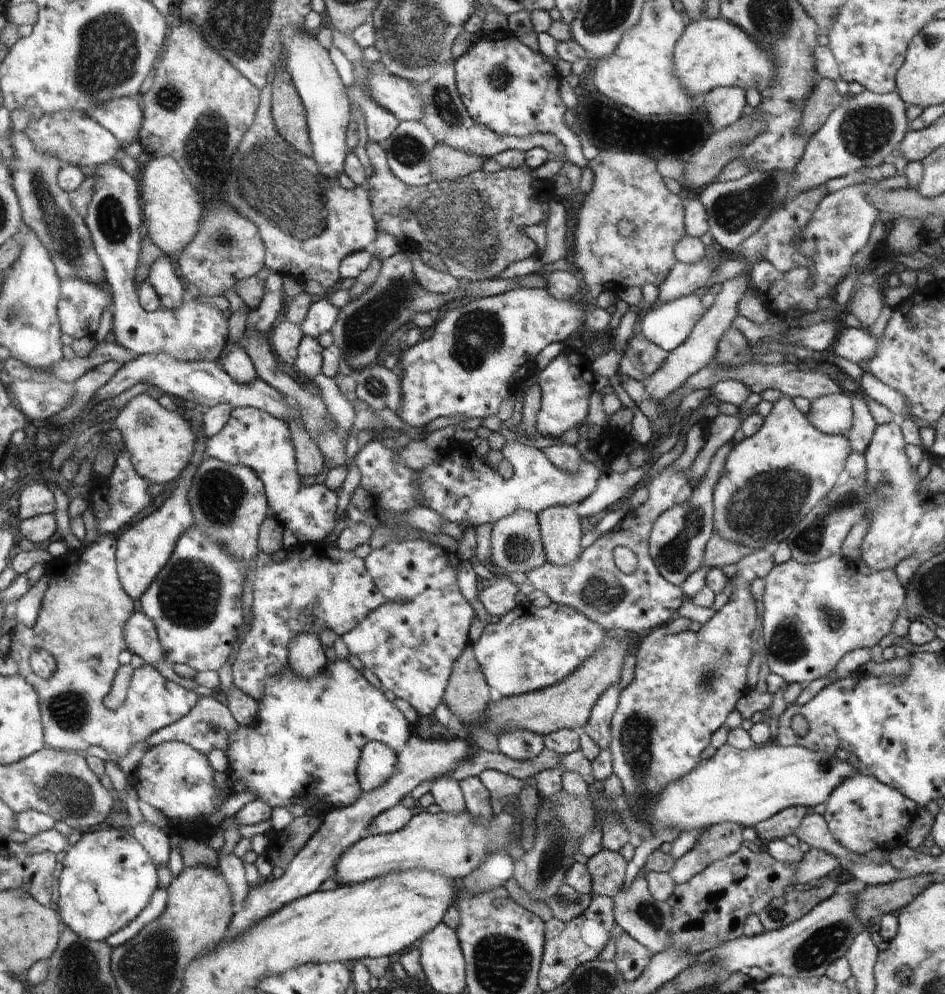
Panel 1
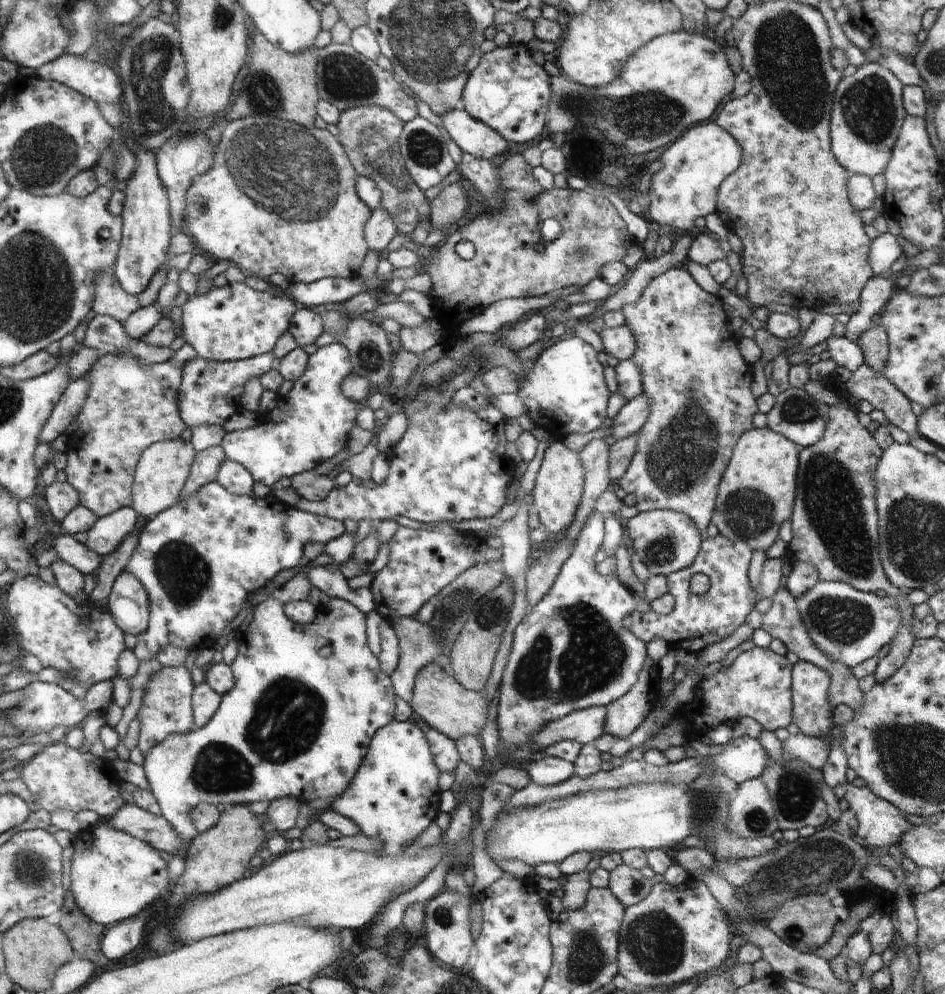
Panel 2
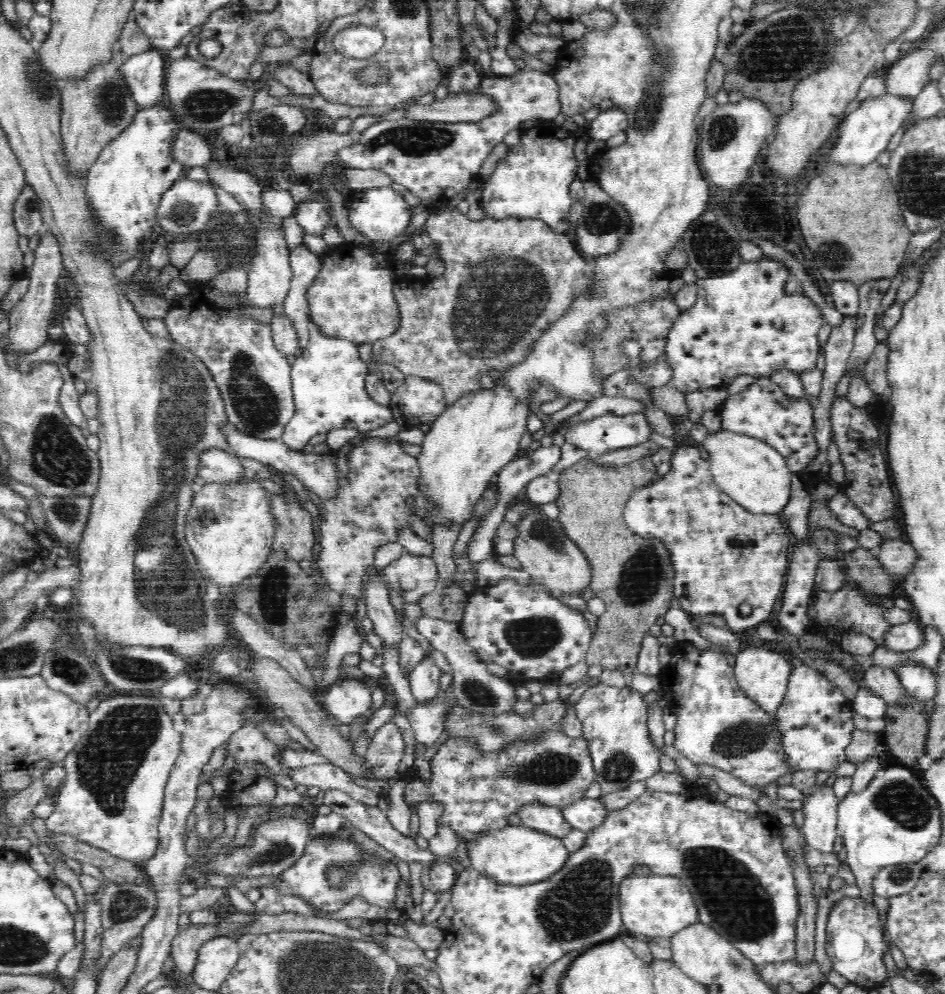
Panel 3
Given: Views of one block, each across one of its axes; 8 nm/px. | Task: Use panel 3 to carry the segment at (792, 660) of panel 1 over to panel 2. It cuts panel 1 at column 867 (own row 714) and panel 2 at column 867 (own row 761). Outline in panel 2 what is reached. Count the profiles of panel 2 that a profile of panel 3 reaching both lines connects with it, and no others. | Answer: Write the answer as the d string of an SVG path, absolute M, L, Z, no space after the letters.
M818 581L814 588L795 601L810 640L826 656L830 656L830 660L842 662L850 669L876 656L878 650L888 644L888 640L894 640L900 628L902 612L892 598L858 592L858 589L844 582Z

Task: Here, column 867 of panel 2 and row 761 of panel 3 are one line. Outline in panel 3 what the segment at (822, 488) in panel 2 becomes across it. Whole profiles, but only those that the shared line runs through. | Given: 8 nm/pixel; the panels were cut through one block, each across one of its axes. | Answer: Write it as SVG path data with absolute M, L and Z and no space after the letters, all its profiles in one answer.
M549 728L548 731L542 731L540 735L520 735L515 736L513 741L506 747L502 747L500 751L484 752L482 747L478 745L474 736L452 736L444 740L444 744L438 748L438 754L432 758L432 776L430 780L422 780L418 776L406 776L406 794L403 798L406 798L408 804L412 802L437 802L442 803L443 812L439 818L440 824L452 828L456 832L457 836L462 842L470 842L478 836L482 836L483 833L490 832L491 830L500 830L508 826L508 816L514 816L526 805L550 805L556 806L562 809L564 806L570 806L574 802L578 802L584 798L586 789L589 788L594 781L595 770L593 769L593 763L591 762L591 756L588 754L588 743L584 740L584 737L572 738L567 736L562 730L556 731L554 728Z

